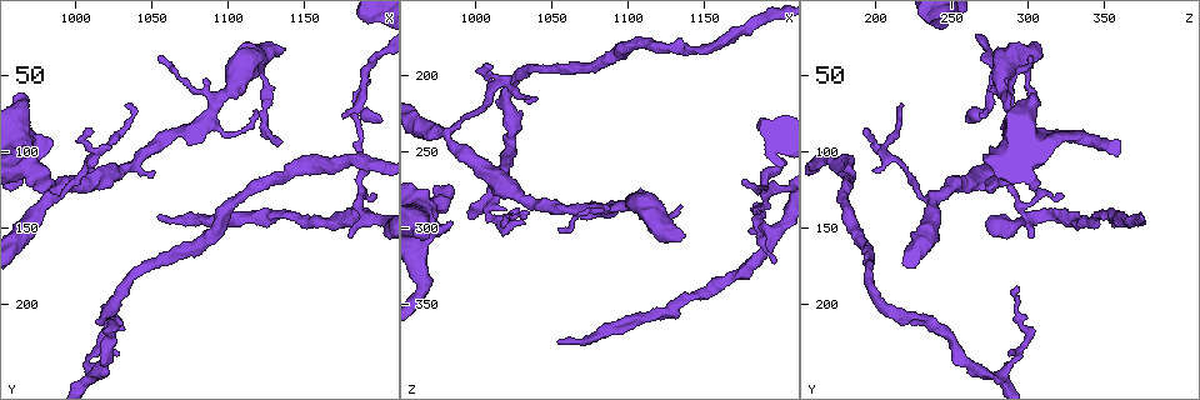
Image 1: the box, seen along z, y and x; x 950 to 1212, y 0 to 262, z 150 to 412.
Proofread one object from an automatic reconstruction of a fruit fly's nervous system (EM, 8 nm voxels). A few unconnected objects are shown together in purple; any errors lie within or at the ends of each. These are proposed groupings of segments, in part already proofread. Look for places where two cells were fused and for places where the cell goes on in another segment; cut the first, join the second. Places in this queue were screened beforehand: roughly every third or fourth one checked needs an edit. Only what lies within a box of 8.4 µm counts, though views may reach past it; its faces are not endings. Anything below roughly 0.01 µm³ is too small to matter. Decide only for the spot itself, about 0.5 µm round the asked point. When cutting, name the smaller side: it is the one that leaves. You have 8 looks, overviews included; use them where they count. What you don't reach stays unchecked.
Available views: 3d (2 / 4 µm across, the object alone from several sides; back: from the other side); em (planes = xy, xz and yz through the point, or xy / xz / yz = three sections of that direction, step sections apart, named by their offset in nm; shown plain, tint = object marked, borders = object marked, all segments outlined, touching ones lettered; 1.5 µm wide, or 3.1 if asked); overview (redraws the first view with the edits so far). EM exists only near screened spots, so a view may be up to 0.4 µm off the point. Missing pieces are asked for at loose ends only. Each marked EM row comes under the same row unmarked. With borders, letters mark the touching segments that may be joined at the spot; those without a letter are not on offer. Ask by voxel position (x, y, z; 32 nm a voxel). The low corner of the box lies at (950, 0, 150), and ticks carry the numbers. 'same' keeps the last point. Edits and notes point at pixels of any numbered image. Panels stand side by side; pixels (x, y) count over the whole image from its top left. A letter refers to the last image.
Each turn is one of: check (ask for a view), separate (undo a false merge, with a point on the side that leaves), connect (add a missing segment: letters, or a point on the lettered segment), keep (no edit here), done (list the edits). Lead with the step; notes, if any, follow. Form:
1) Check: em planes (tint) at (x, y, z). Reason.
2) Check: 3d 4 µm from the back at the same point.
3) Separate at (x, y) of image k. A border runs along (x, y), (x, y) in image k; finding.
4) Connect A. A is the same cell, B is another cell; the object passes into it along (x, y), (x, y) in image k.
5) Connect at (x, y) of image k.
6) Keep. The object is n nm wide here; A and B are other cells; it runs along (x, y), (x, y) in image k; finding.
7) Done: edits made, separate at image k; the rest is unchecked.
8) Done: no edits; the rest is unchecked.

Check: em xy step 8 (tint) at (1136, 34, 304).

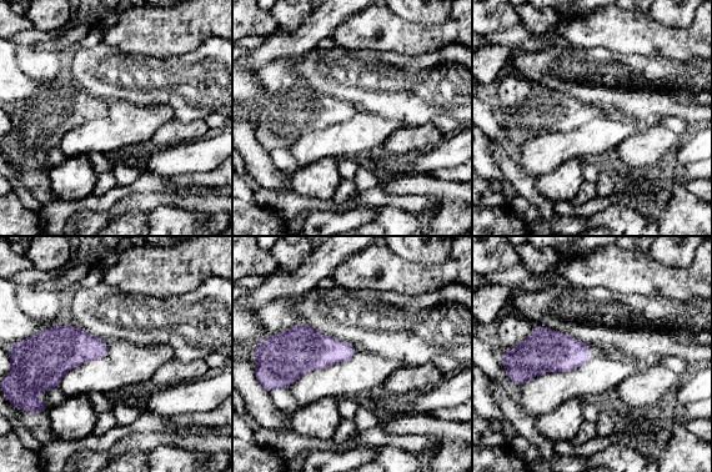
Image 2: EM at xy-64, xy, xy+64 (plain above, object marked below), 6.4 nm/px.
Check: em planes (borders) at the same point.

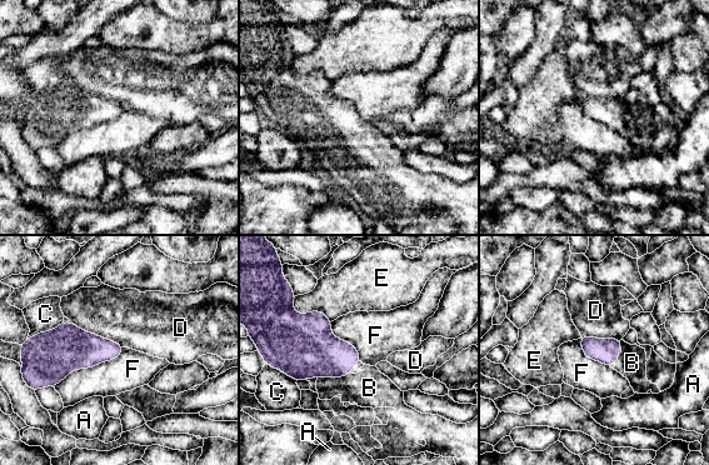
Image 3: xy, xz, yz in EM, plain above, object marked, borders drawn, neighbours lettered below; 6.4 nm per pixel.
Connect B. B is the same cell, A, C, D, E and F are other cells; it goes on there.

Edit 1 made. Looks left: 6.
Check: overview.

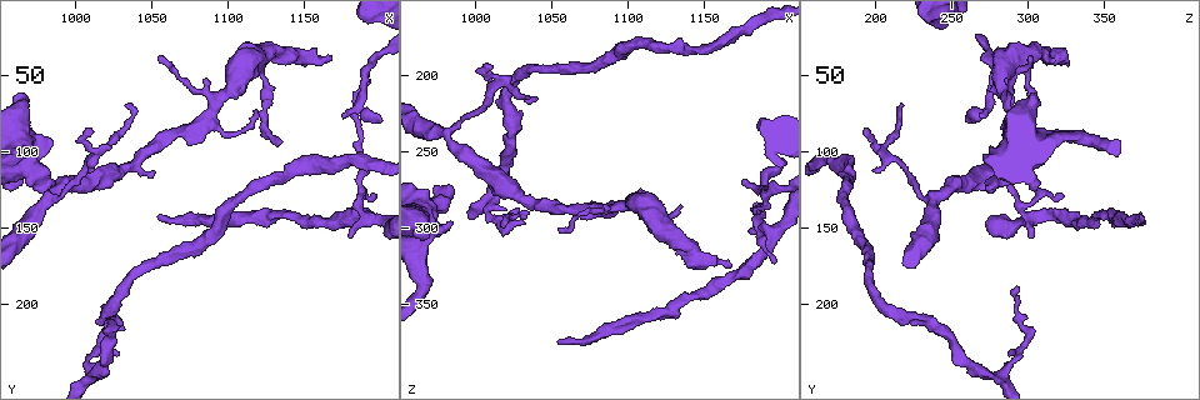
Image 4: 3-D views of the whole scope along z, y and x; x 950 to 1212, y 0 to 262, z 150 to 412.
Check: em xz step 4 (borders) at (1056, 36, 300). Thin end.

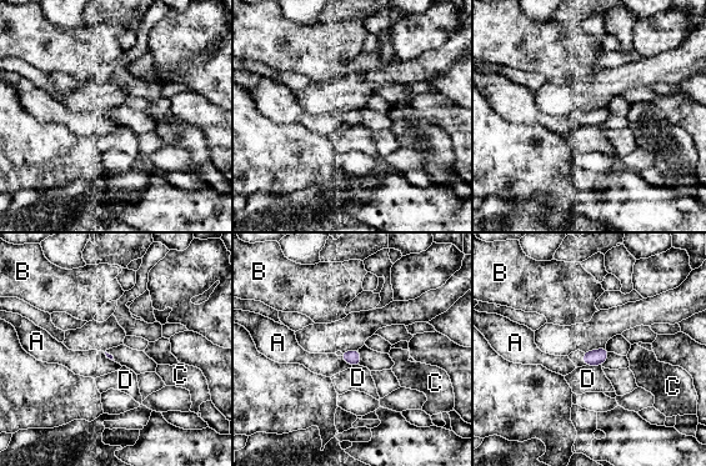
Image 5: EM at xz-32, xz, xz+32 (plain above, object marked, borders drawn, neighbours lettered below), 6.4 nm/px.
Keep. A, B, C and D are other cells; a border runs along (340, 356), (351, 366) in image 5; no lettered segment goes on from it.

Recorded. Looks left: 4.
Check: 3d 2 µm from the back at (1034, 70, 216). Free end.

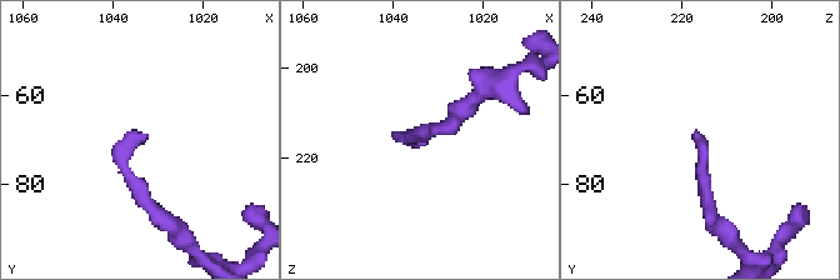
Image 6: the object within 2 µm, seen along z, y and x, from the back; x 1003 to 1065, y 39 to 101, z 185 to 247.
Check: em yz step 4 (borders) at (1033, 70, 215). Need the tissue.

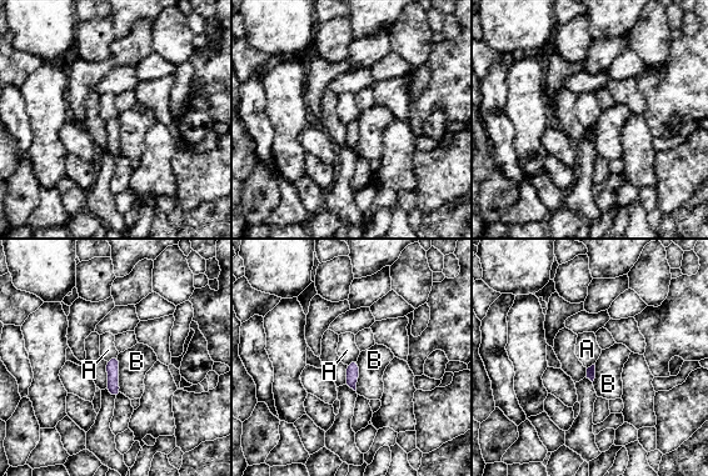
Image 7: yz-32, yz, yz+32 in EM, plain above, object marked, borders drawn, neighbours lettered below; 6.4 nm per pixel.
Keep. The longest contact is with B, 240 nm; A and B are other cells; none of them fits.

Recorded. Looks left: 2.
Check: em xy step 4 (borders) at (1056, 142, 374). End of a long branch.

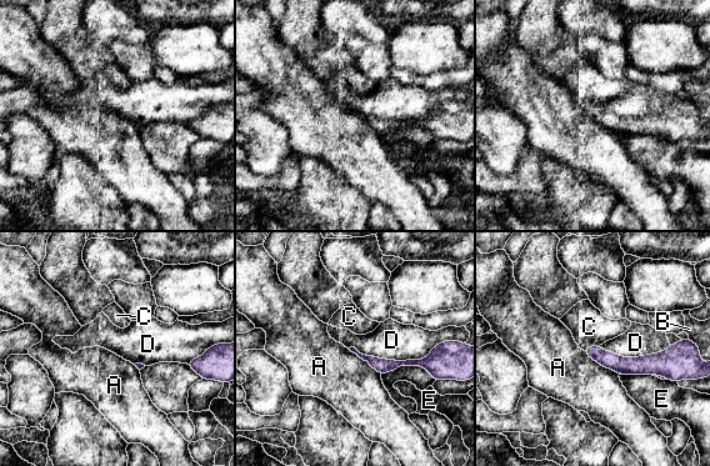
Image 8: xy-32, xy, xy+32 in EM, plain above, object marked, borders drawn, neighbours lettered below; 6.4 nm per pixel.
Check: em planes (borders) at the same point. Cut it another way.

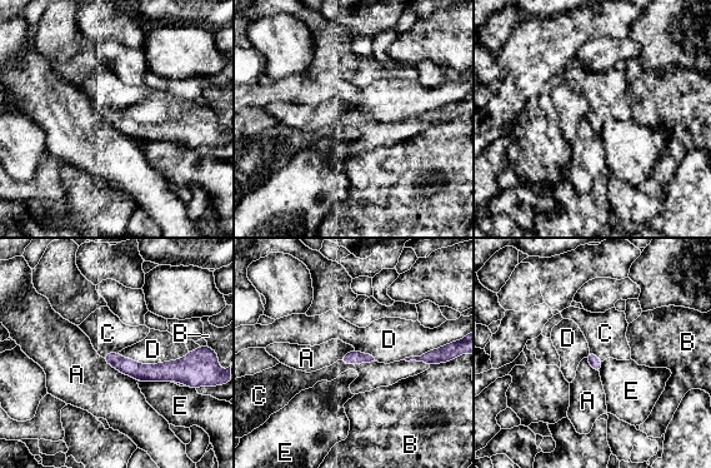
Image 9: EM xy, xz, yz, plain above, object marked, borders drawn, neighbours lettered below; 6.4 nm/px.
Connect C. C is the same cell, A, B, D and E are other cells; it goes on there.

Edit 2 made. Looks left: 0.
Done: edits made, connect at image 3, connect at image 9; the rest is unchecked.

